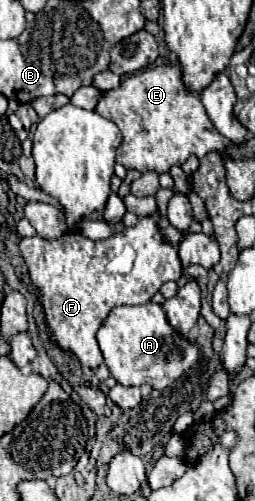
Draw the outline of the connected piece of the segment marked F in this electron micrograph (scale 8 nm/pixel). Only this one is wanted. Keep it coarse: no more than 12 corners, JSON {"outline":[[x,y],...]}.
{"outline":[[157,213],[21,239],[53,339],[91,369],[117,305],[181,277]]}

